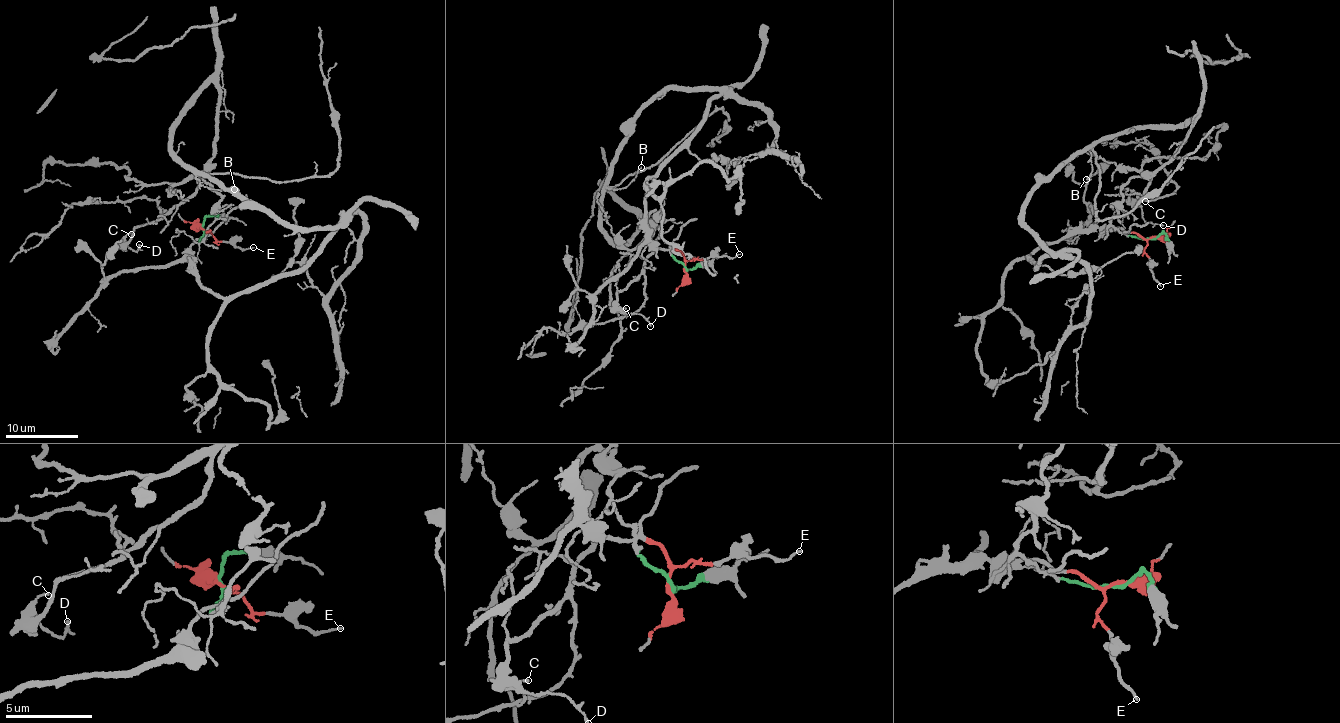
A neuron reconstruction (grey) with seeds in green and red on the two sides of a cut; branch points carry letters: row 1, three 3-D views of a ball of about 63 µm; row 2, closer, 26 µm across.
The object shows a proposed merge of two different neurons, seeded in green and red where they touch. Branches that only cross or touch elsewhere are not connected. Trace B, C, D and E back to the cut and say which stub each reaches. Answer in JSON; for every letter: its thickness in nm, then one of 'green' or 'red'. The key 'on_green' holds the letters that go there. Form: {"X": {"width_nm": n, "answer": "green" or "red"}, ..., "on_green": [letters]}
{"B": {"width_nm": 80, "answer": "green"}, "C": {"width_nm": 100, "answer": "green"}, "D": {"width_nm": 110, "answer": "green"}, "E": {"width_nm": 110, "answer": "red"}, "on_green": ["B", "C", "D"]}

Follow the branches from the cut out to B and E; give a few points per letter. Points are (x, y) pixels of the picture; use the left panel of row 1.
B: (203, 229), (200, 242), (222, 198), (203, 178), (211, 81), (182, 109), (172, 150), (212, 189), (235, 188)
E: (203, 229), (216, 239), (229, 240), (243, 249), (253, 247)

